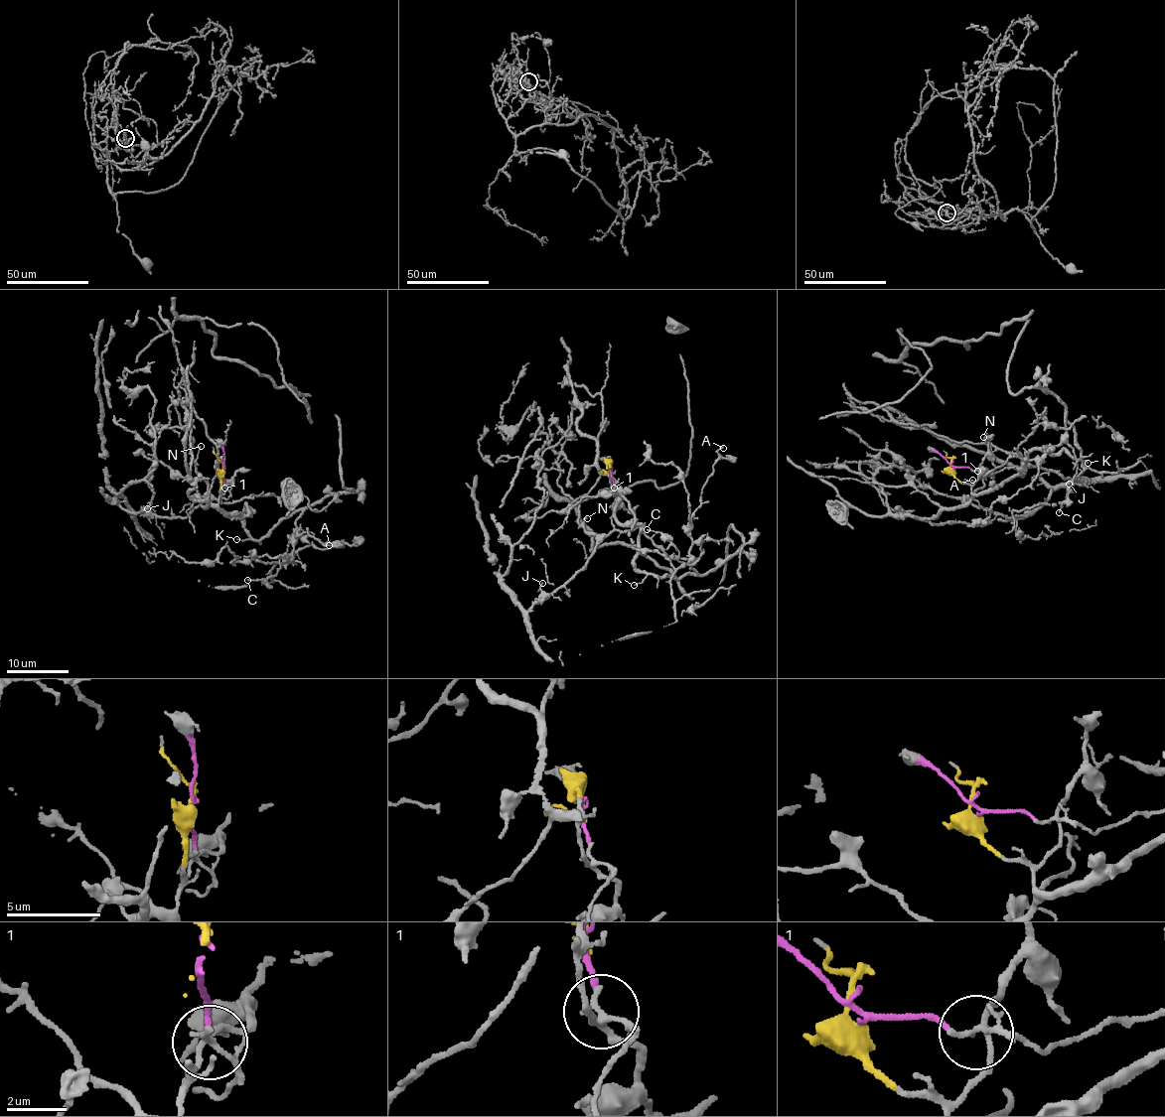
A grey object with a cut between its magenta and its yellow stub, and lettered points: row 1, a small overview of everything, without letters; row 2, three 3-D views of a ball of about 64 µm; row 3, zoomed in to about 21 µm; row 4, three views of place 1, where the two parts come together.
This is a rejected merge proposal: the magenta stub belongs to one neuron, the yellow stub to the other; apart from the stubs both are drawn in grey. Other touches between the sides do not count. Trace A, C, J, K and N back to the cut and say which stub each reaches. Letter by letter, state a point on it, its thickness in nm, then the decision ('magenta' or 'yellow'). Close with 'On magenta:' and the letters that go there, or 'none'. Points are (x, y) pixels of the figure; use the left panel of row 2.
A: (329, 545) | 140 nm | yellow
C: (247, 580) | 120 nm | yellow
J: (147, 508) | 80 nm | magenta
K: (236, 539) | 110 nm | yellow
N: (201, 446) | 120 nm | magenta
On magenta: J, N

